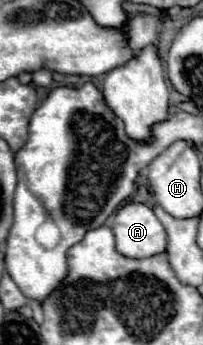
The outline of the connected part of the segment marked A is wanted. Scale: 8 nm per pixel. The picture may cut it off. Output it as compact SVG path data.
M144 203L124 205L114 219L116 249L124 257L144 259L166 251L166 231L156 219L152 207Z

